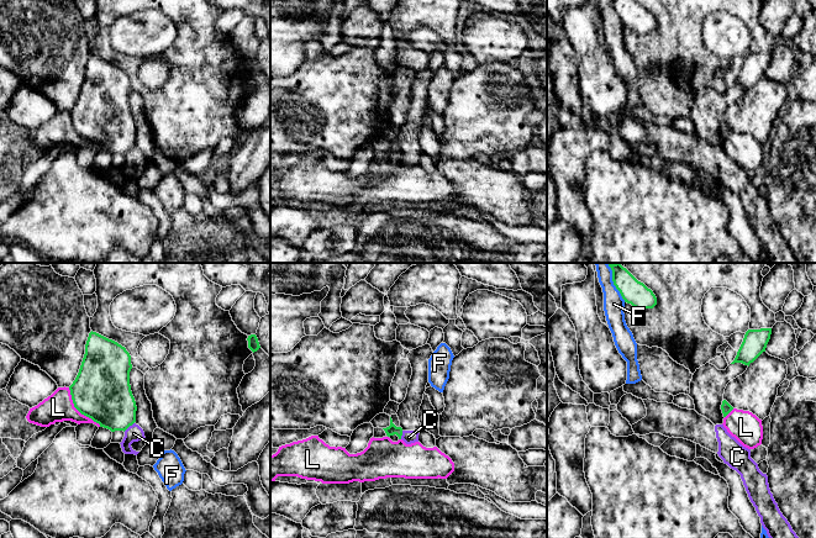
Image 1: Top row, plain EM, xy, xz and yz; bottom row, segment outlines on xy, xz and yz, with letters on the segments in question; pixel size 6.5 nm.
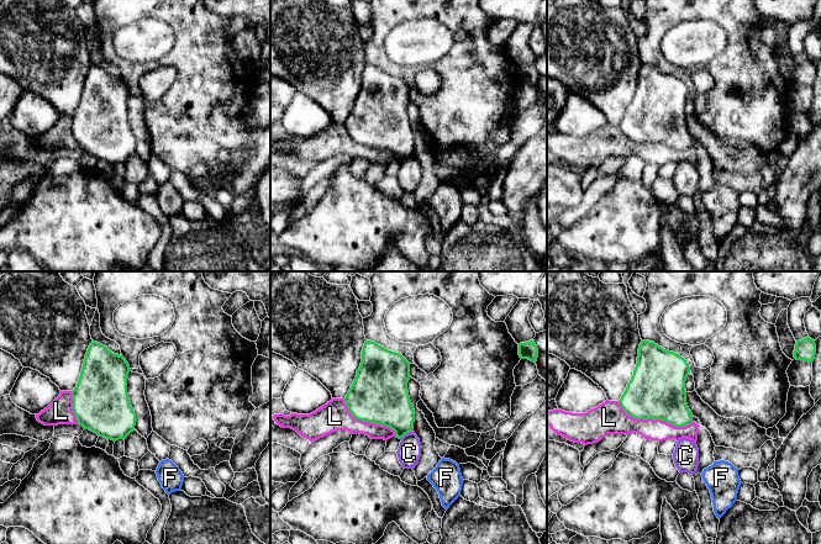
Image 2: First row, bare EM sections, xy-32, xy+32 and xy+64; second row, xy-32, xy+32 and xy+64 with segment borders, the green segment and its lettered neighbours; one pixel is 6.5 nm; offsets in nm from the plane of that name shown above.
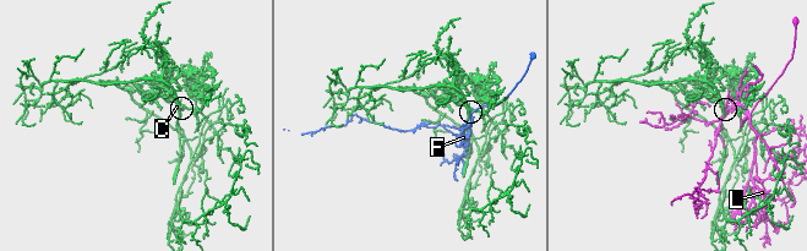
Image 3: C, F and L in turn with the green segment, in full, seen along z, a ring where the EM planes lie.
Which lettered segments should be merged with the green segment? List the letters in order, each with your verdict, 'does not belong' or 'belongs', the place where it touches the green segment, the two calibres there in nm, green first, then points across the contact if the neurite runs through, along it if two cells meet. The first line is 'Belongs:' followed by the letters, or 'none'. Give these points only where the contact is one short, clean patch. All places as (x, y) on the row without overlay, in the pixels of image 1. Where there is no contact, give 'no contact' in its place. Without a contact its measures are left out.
Belongs: none
C: does not belong | xy (129, 149) | 340/110 nm | along xy (133, 146), (124, 154)
F: does not belong | yz (616, 11) | 160/140 nm
L: does not belong | xy (78, 133) | 380/190 nm

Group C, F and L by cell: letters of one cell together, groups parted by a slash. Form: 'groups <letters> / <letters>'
groups C / F / L

